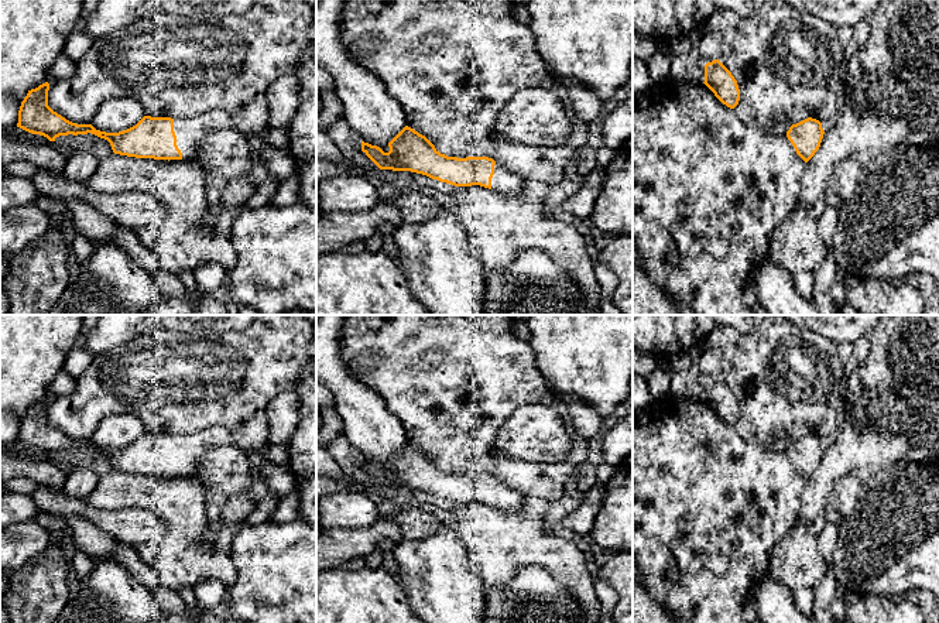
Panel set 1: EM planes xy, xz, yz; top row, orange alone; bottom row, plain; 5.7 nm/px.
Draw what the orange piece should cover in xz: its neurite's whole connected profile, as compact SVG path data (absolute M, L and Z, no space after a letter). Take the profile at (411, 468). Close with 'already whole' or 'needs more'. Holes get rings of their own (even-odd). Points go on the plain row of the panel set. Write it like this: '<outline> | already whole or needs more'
M405 442L390 459L390 468L361 458L361 468L380 485L411 487L455 503L480 502L515 511L524 496L489 473L448 473L414 445Z | needs more

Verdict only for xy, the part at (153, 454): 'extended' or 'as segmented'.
extended

